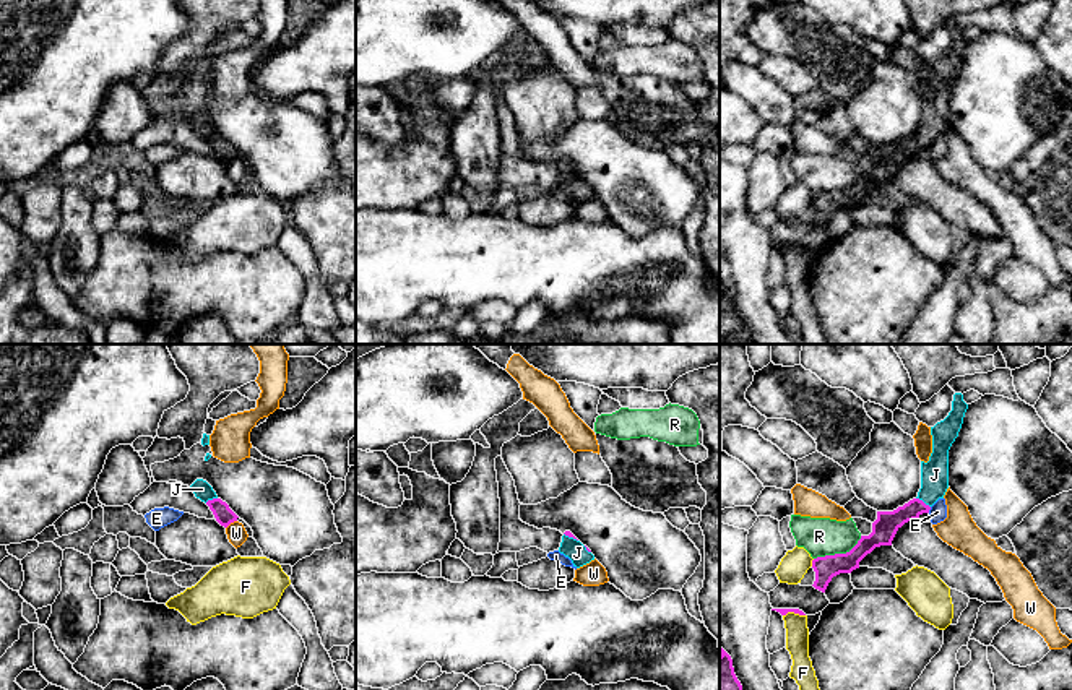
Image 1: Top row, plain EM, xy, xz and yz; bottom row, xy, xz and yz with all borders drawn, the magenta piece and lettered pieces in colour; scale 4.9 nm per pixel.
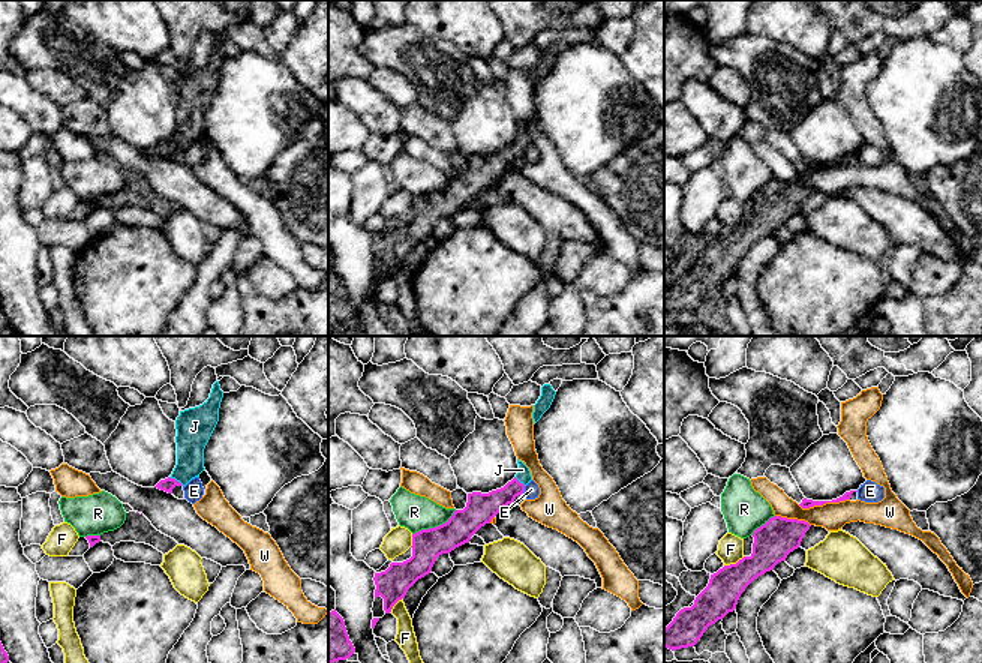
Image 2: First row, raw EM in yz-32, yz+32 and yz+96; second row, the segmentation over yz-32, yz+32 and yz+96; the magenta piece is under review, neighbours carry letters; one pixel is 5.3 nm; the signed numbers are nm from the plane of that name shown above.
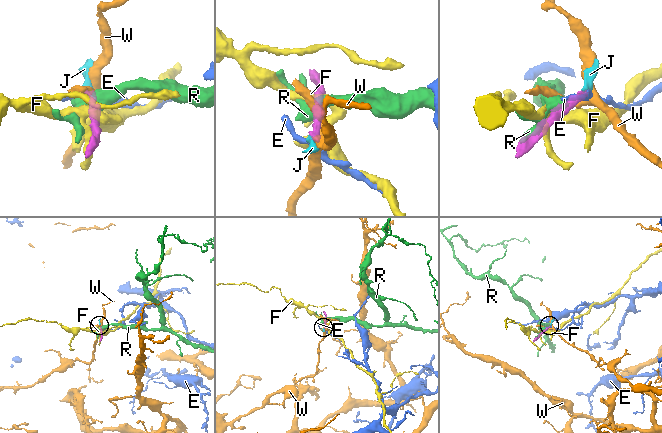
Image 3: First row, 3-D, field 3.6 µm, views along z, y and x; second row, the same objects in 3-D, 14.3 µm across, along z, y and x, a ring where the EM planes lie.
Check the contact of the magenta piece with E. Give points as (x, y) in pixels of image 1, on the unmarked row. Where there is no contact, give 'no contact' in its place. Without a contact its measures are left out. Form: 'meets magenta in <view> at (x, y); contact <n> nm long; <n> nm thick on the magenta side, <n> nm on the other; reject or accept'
meets magenta in yz at (929, 145); contact 40 nm long; 120 nm thick on the magenta side, 90 nm on the other; reject

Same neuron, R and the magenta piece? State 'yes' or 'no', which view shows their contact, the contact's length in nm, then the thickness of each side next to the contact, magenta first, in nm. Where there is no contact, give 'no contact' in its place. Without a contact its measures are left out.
no; meets magenta in yz; contact 260 nm long; 120 nm thick on the magenta side, 190 nm on the other

